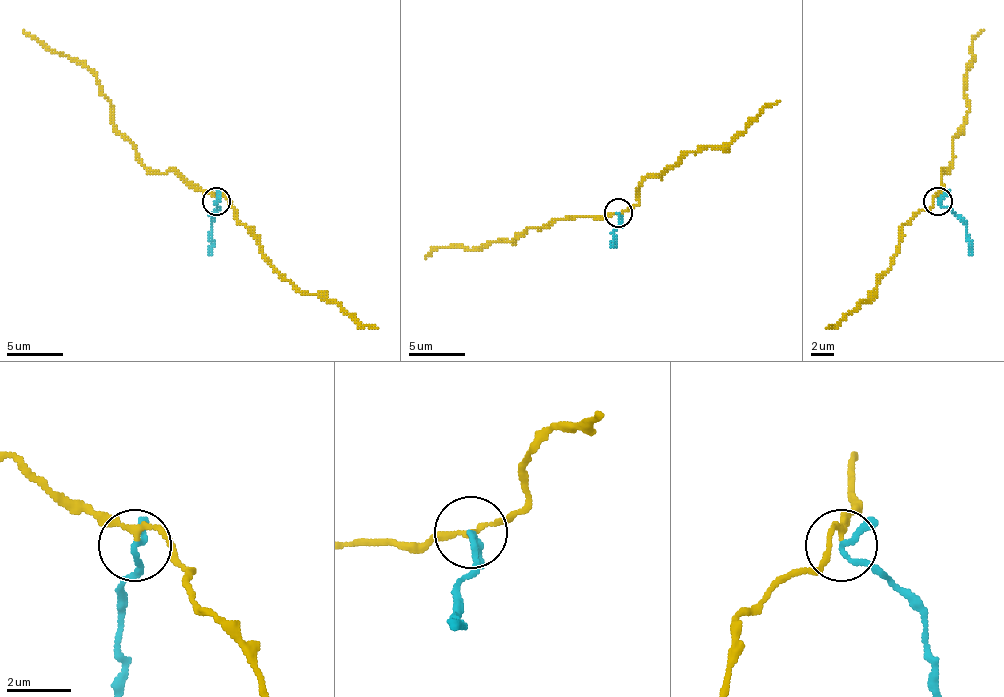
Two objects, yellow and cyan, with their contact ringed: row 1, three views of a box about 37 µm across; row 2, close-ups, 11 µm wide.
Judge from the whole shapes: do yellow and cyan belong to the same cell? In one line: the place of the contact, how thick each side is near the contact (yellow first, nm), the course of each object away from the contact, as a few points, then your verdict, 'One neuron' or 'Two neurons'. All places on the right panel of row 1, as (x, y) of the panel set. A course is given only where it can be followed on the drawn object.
Place: (938, 201). Thickness 160 nm (yellow) against 150 nm. Course of yellow: (938, 198), (952, 139), (966, 123), (964, 80), (975, 61), (972, 41), (983, 30). Course of cyan: (938, 201), (966, 227), (972, 255). Two neurons

